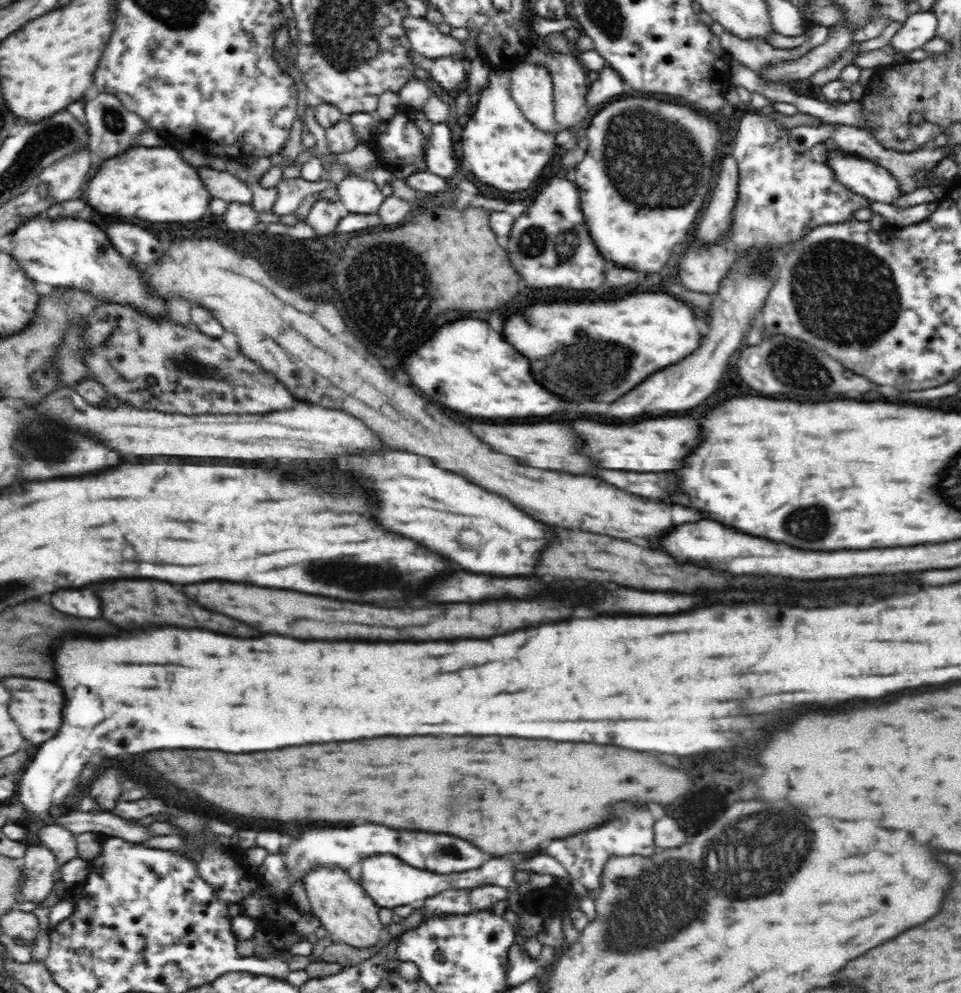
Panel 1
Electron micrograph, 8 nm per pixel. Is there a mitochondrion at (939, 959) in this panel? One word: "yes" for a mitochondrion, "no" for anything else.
no

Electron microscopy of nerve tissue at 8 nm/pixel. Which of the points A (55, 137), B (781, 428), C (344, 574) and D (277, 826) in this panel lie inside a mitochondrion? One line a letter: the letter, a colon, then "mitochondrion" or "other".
A: mitochondrion
B: other
C: mitochondrion
D: other

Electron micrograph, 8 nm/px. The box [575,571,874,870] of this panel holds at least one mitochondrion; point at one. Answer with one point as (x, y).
(749, 697)

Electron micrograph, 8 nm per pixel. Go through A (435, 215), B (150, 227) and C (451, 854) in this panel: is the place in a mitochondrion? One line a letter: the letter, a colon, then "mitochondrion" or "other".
A: other
B: other
C: mitochondrion

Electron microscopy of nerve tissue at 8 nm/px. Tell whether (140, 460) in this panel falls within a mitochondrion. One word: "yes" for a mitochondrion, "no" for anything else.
no

